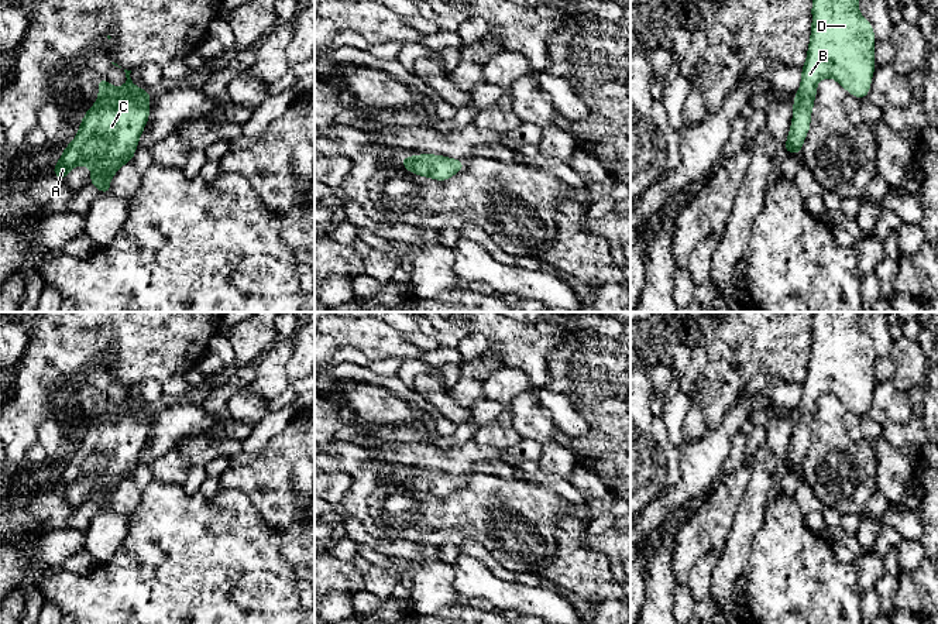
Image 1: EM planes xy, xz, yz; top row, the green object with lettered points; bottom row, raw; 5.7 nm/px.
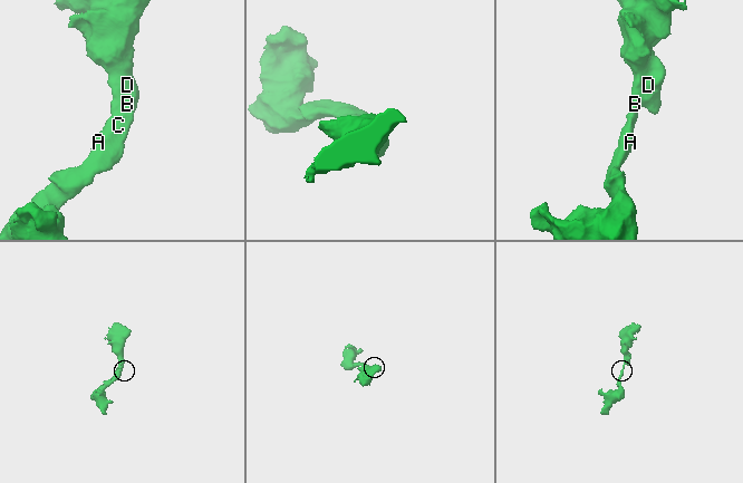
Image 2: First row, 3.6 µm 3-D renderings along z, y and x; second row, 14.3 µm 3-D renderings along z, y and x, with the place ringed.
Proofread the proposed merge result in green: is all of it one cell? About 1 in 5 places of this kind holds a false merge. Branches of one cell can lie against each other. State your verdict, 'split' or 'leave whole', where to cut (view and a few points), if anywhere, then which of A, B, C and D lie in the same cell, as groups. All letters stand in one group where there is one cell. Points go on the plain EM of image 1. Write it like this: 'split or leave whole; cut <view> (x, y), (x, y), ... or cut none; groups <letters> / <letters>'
leave whole; cut none; groups A B C D

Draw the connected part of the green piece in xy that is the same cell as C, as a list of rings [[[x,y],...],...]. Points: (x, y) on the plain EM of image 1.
[[[124,385],[126,400],[114,404],[100,392],[96,400],[99,414],[85,429],[73,457],[63,463],[63,470],[52,483],[52,491],[62,498],[78,481],[92,486],[89,501],[103,511],[111,511],[109,498],[116,488],[133,477],[140,453],[150,436],[152,409],[135,402],[131,387]]]

